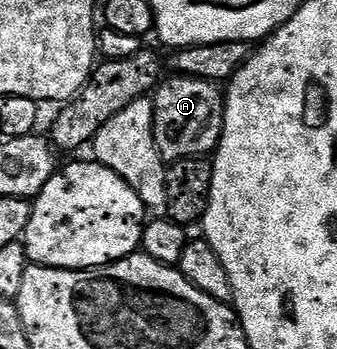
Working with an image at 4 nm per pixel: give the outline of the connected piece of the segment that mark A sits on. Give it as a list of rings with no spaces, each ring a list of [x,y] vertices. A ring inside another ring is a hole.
[[[173,74],[172,79],[165,78],[154,92],[154,141],[165,164],[177,163],[179,159],[198,159],[208,157],[220,145],[220,135],[224,131],[224,97],[221,84],[205,79],[195,79],[185,75]]]

